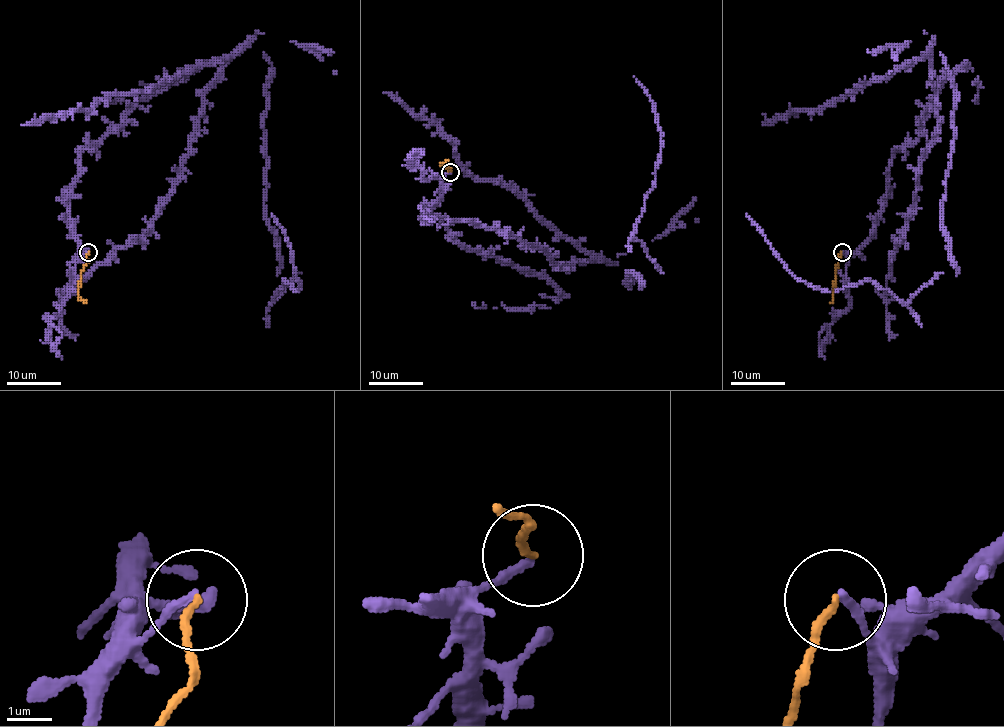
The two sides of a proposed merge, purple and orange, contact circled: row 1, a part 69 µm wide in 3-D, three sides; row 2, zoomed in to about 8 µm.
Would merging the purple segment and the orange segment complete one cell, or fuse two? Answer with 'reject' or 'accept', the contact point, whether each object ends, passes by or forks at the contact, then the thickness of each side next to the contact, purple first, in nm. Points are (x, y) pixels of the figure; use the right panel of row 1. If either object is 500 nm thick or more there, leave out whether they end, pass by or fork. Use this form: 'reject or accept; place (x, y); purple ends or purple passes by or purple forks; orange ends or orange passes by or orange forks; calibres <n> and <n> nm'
reject; place (842, 252); purple ends; orange ends; calibres 190 and 170 nm

